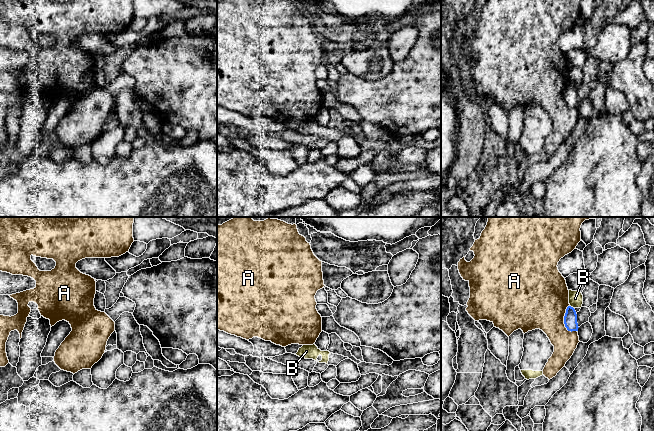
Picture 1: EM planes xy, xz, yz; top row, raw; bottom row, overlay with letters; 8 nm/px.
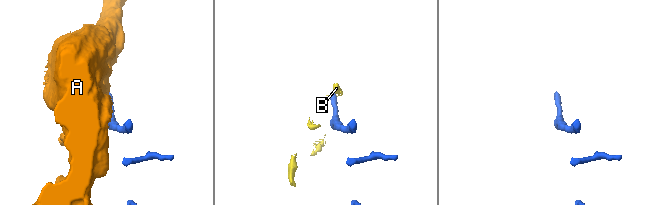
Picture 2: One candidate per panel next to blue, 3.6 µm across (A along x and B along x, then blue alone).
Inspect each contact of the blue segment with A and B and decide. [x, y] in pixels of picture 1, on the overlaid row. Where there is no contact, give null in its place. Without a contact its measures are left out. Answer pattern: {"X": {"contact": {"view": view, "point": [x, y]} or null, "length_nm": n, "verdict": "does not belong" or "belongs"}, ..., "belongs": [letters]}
{"A": {"contact": {"view": "yz", "point": [564, 319]}, "length_nm": 220, "verdict": "does not belong"}, "B": {"contact": {"view": "yz", "point": [572, 307]}, "length_nm": 40, "verdict": "does not belong"}, "belongs": []}

